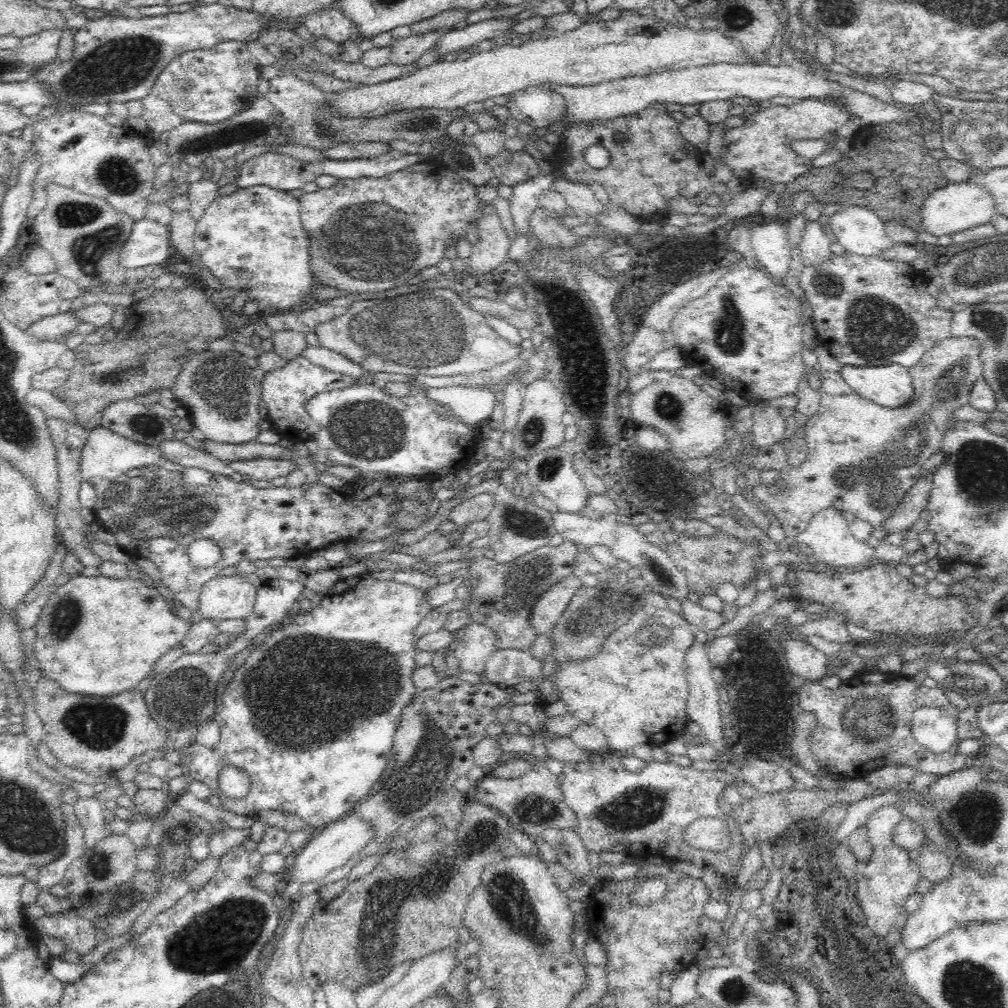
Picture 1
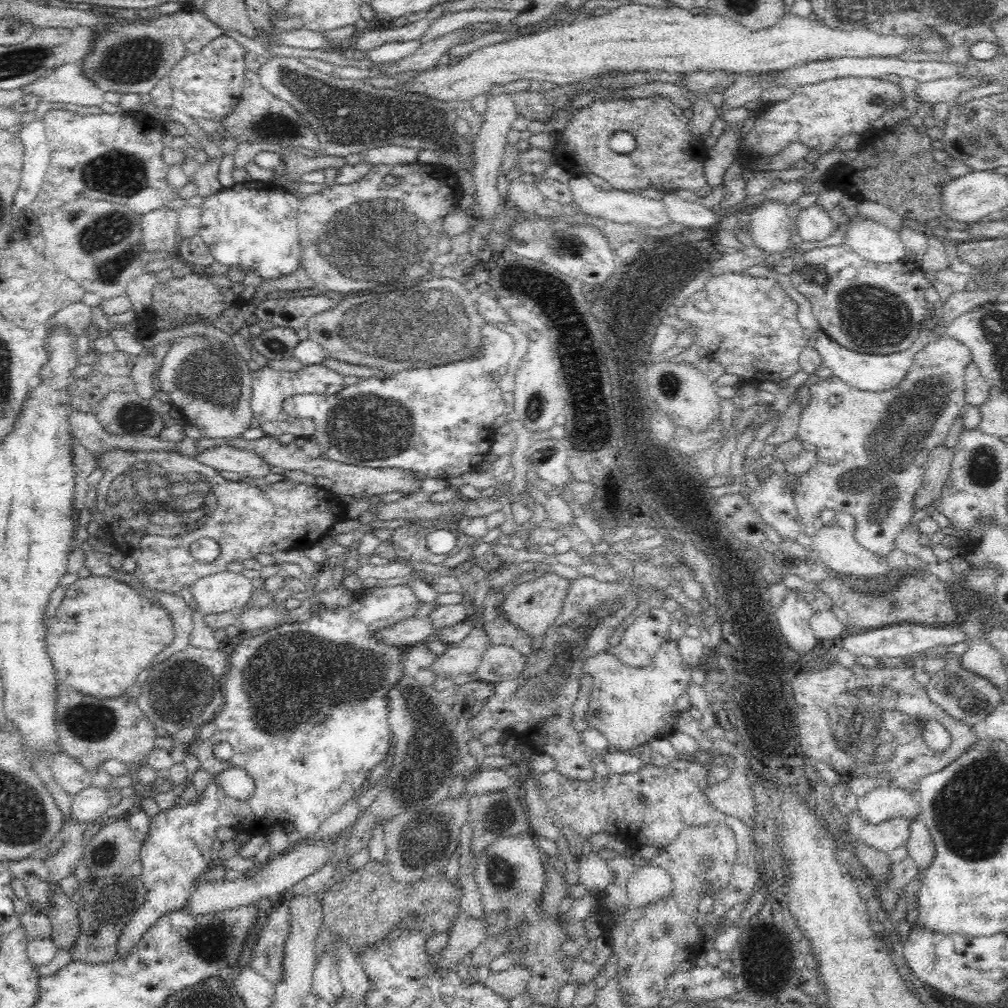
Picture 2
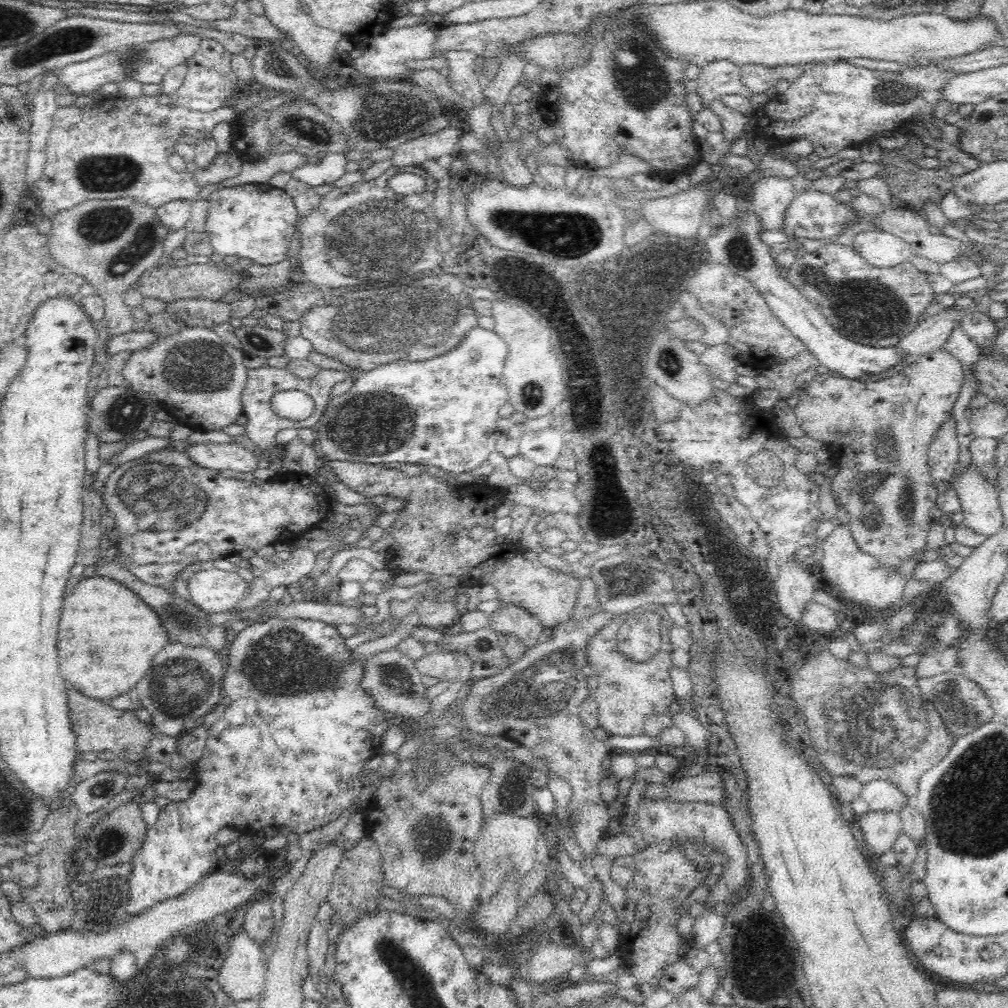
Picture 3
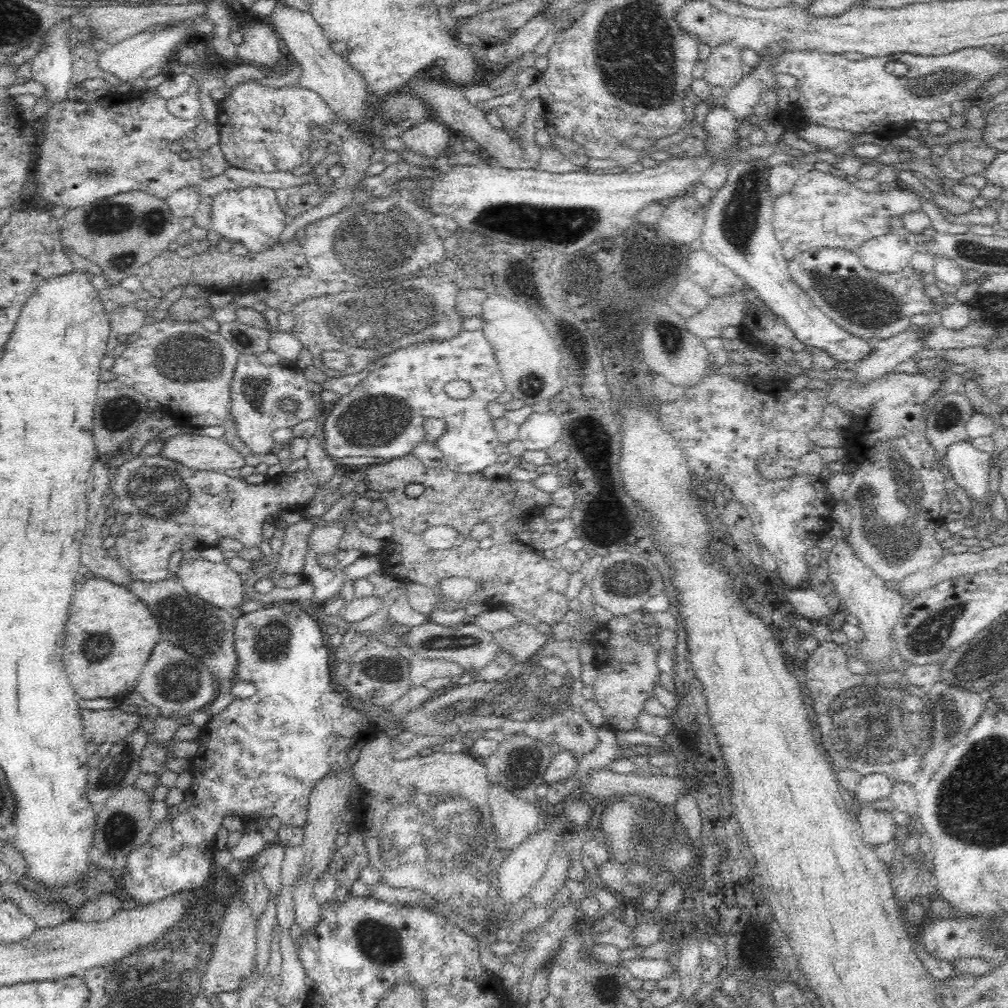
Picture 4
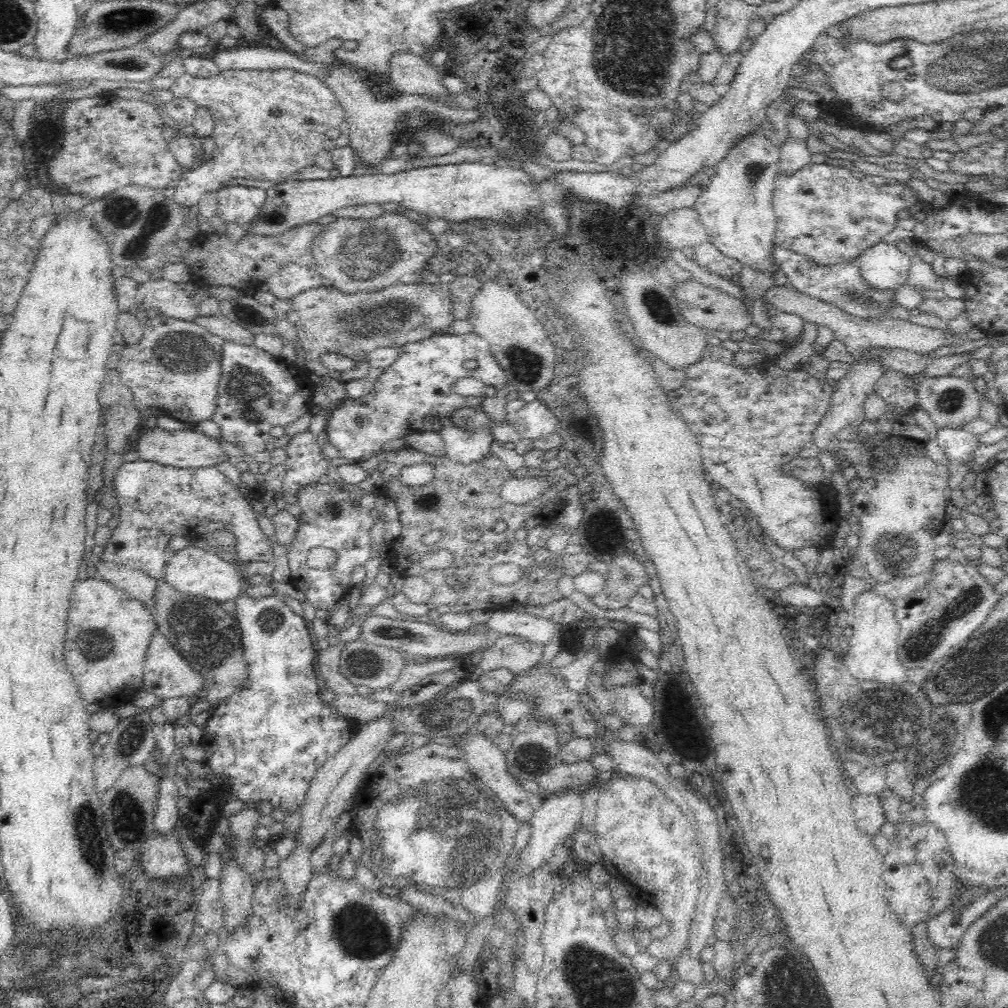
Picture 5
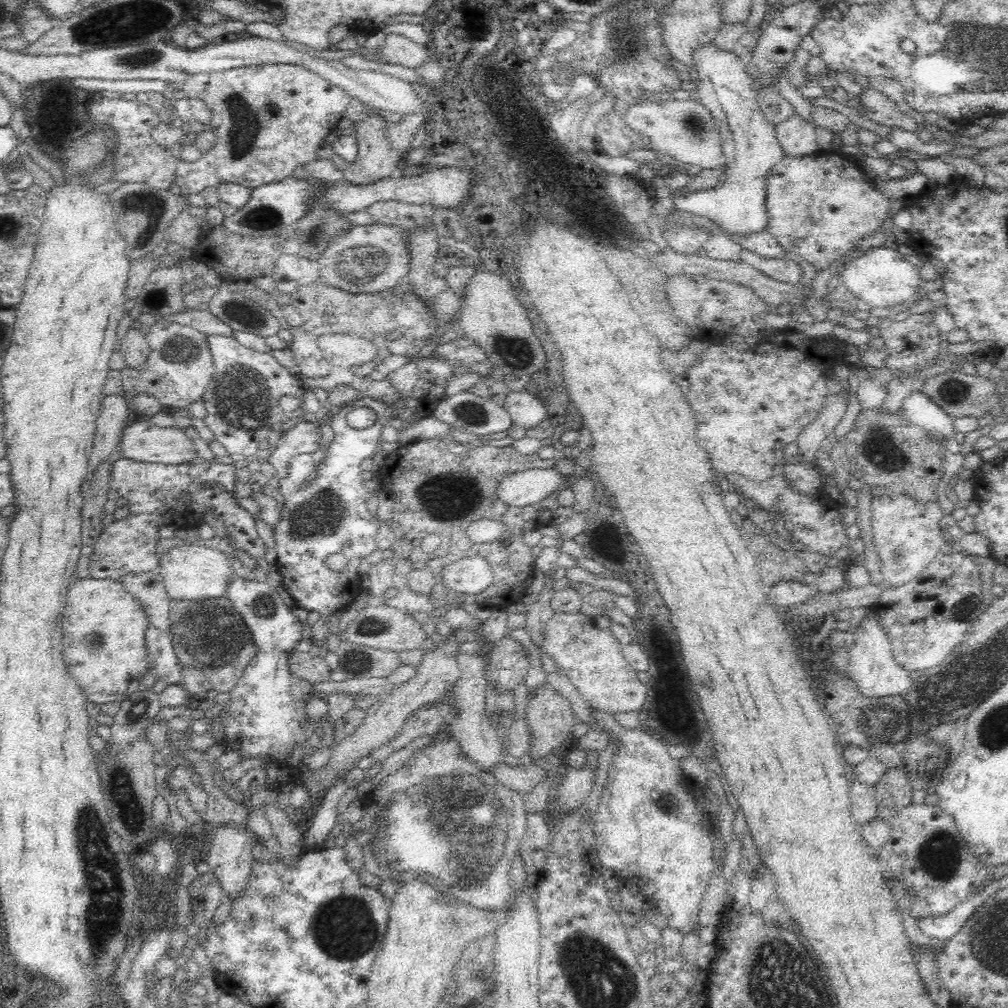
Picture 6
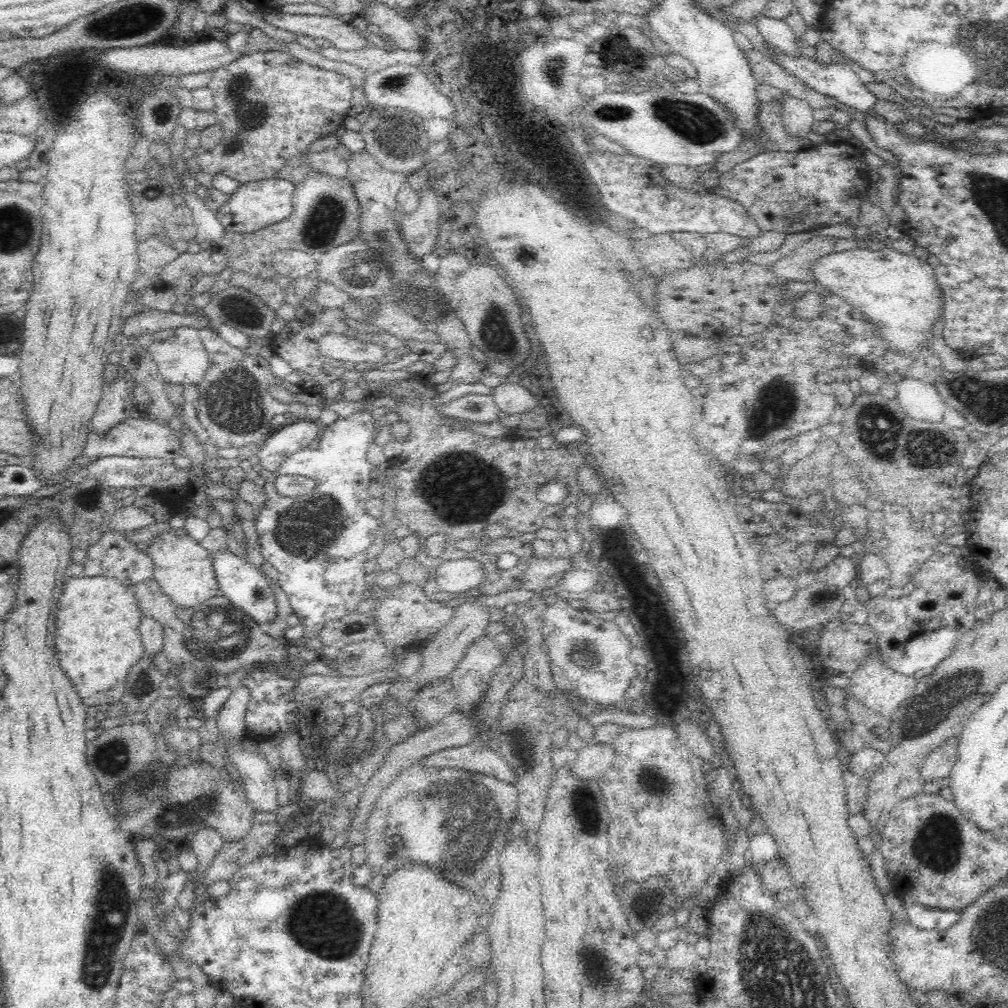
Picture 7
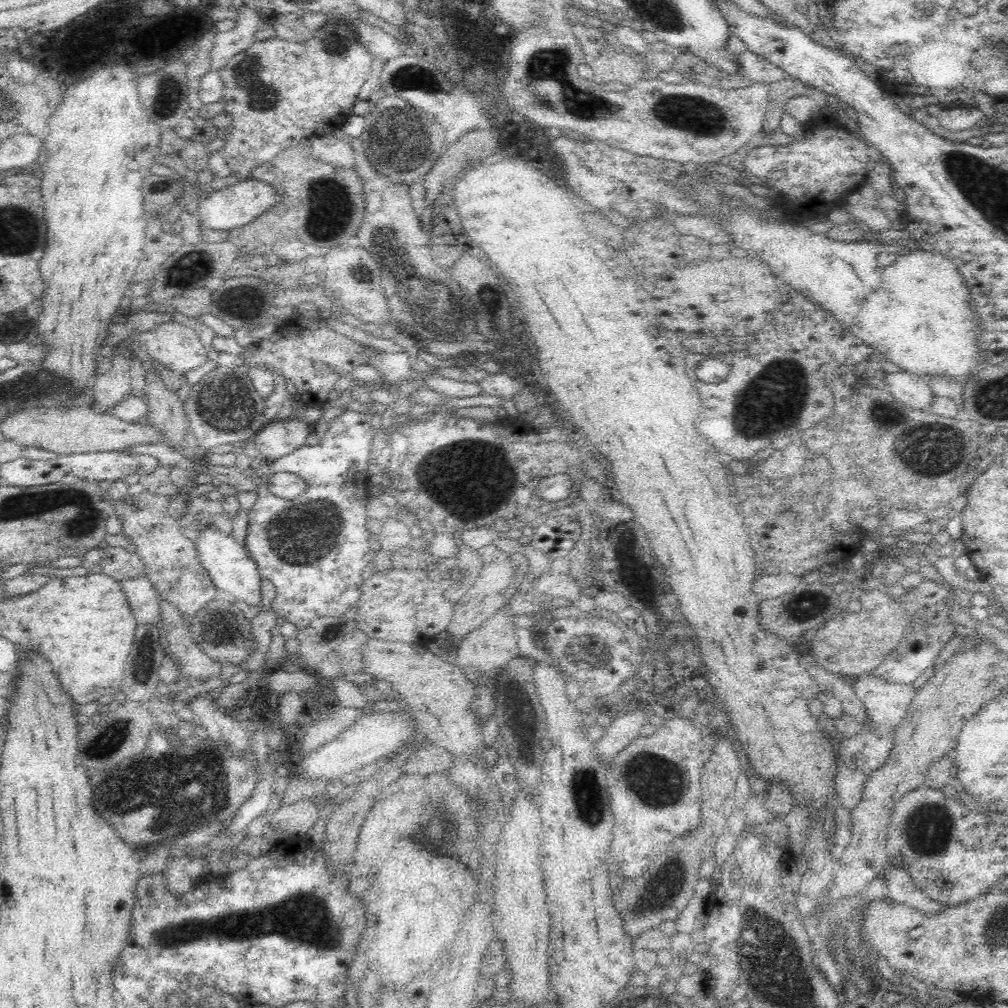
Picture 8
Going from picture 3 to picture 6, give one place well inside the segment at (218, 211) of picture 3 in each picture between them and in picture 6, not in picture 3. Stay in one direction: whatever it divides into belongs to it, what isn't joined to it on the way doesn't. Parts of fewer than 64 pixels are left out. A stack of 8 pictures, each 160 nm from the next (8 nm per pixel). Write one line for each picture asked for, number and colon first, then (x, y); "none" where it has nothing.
4: (252, 215)
5: (269, 124)
6: (268, 119)

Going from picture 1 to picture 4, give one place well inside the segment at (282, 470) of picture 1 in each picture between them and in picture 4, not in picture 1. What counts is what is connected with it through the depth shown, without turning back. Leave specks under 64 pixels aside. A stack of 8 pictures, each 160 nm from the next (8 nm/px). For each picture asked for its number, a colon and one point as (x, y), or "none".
2: (226, 457)
3: (232, 456)
4: (197, 452)

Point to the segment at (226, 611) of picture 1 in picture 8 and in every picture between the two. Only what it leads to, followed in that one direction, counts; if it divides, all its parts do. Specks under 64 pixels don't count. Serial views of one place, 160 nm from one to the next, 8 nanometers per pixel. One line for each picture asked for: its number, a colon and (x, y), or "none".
2: (219, 592)
3: (214, 590)
4: (215, 582)
5: (191, 570)
6: (192, 571)
7: (183, 568)
8: (171, 561)

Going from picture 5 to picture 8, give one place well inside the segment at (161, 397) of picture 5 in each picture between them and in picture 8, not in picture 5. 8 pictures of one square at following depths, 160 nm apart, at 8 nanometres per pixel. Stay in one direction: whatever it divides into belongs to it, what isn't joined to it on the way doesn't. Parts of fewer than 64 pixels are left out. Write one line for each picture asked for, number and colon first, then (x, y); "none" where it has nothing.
6: (180, 366)
7: (181, 357)
8: (175, 346)

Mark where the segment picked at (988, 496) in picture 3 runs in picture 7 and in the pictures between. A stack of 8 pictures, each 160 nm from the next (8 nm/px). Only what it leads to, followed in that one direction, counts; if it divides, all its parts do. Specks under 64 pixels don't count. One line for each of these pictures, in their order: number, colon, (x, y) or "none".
4: (969, 467)
5: (958, 444)
6: (918, 408)
7: (920, 400)

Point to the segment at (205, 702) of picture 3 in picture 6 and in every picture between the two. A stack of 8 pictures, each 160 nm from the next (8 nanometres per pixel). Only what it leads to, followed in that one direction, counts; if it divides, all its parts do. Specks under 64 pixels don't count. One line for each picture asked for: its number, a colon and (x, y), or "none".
4: (177, 683)
5: (167, 674)
6: (160, 647)

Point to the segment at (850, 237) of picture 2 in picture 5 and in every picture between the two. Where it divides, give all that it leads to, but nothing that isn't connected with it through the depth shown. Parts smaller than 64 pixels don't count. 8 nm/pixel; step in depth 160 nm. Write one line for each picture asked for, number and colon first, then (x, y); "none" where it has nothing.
3: (881, 249)
4: (892, 252)
5: (883, 266)

